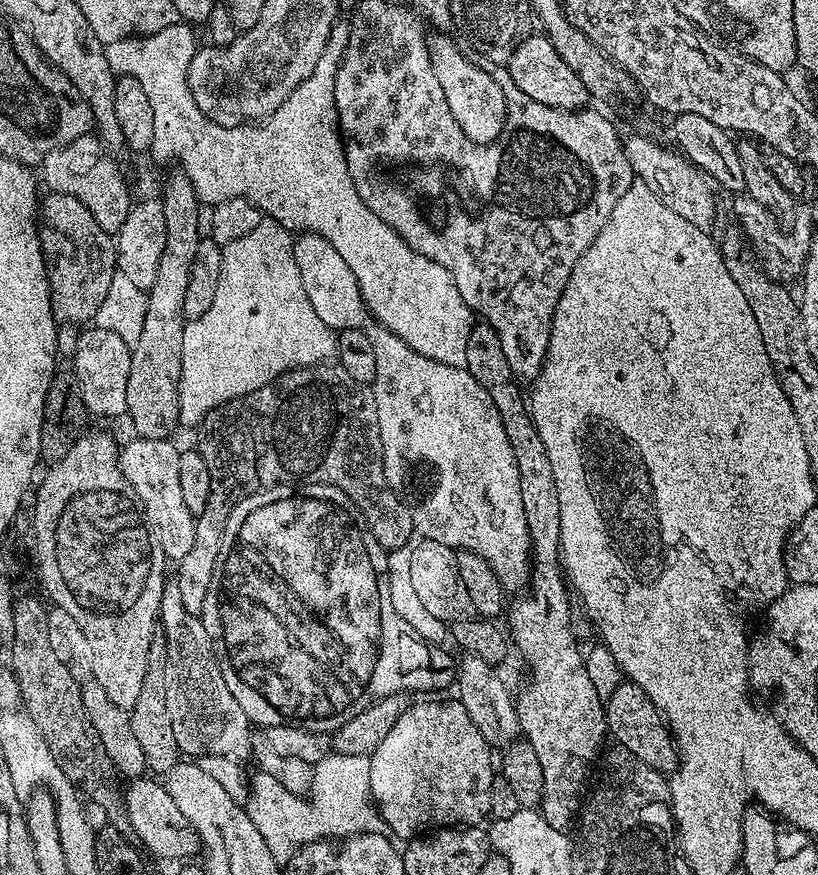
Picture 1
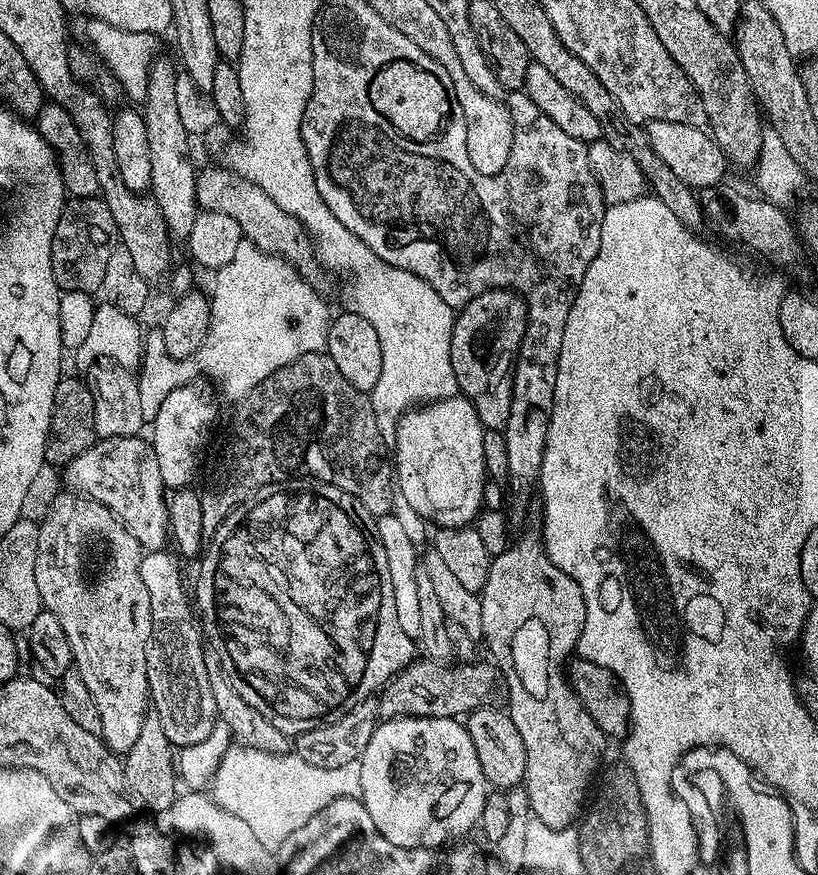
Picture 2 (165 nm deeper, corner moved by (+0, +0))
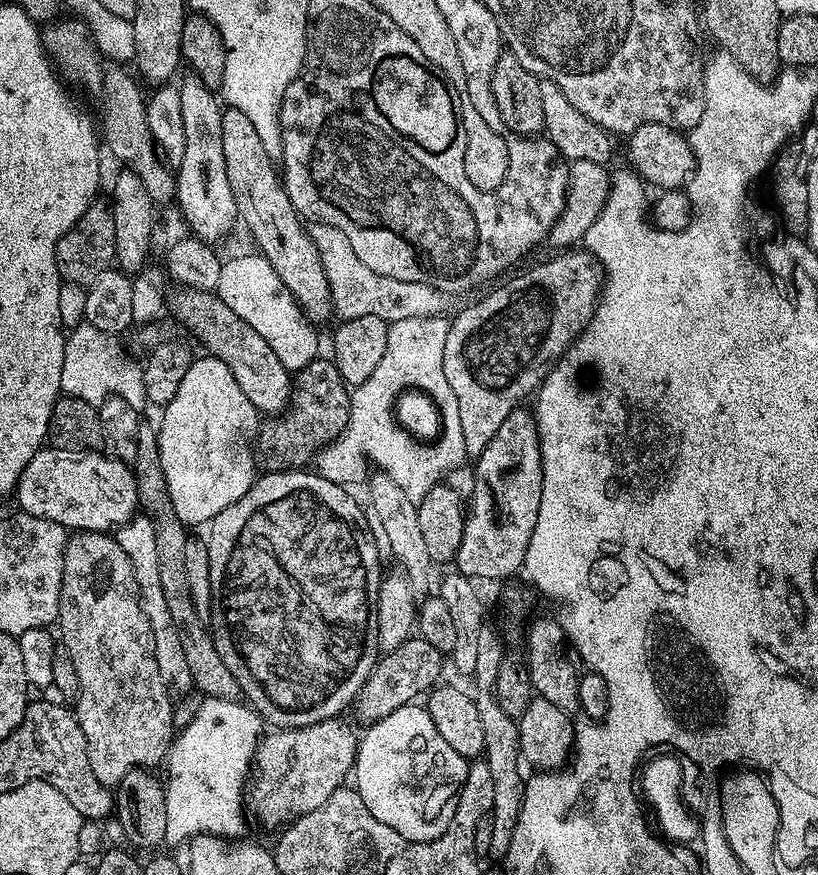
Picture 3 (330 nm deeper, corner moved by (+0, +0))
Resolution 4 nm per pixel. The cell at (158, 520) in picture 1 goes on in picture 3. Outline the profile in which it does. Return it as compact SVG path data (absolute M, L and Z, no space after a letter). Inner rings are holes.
M45 446L30 458L26 470L22 470L20 481L16 483L14 500L17 500L19 511L58 522L63 528L78 532L111 533L113 530L137 515L140 499L136 489L136 480L127 463L99 451L81 452L79 454L58 454L56 449Z

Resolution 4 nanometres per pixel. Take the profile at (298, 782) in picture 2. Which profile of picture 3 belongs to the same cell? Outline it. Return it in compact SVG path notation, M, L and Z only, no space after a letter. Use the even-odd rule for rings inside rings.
M208 698L203 702L200 709L191 713L189 724L179 729L166 757L164 844L168 846L183 845L197 836L236 838L246 821L242 801L254 768L256 746L266 728L265 721L255 708L240 700Z

